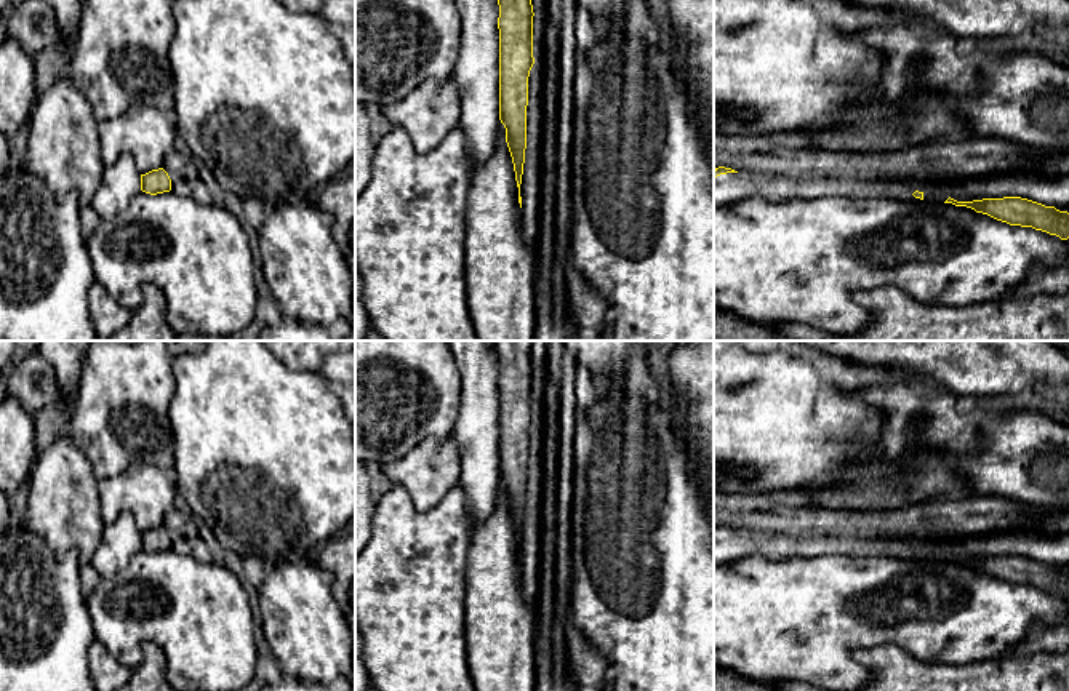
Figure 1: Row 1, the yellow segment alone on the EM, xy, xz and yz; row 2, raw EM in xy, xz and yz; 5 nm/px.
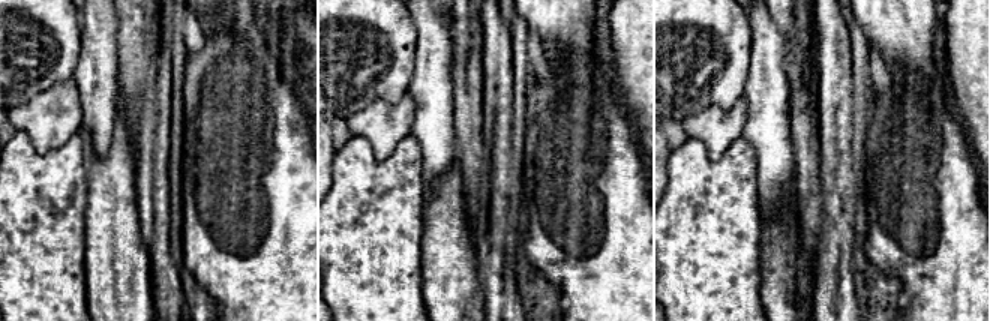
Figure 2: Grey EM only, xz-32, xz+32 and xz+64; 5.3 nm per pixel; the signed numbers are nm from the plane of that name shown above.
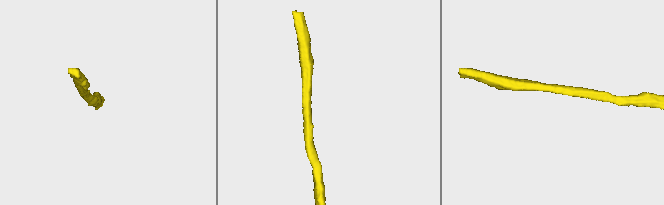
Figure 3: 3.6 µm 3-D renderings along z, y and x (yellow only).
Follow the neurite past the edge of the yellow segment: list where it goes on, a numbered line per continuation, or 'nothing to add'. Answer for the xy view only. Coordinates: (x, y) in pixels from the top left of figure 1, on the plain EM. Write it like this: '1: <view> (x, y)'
nothing to add

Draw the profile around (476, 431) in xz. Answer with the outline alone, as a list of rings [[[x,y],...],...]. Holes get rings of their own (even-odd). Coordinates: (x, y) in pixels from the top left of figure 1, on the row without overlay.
[[[448,341],[461,373],[461,403],[451,432],[461,456],[458,486],[466,494],[470,525],[491,517],[498,502],[499,478],[499,363],[490,341]]]

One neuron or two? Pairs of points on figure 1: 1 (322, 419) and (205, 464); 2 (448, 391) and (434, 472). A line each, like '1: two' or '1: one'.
1: one
2: two

